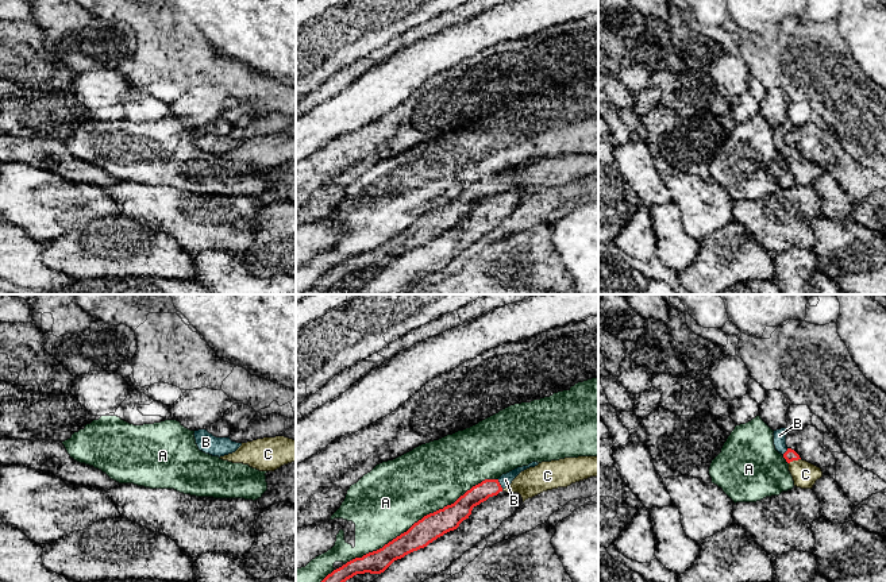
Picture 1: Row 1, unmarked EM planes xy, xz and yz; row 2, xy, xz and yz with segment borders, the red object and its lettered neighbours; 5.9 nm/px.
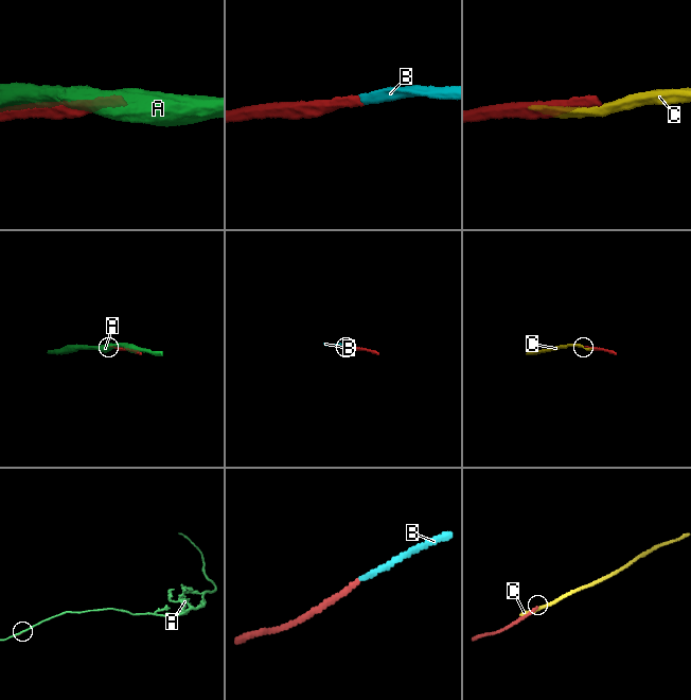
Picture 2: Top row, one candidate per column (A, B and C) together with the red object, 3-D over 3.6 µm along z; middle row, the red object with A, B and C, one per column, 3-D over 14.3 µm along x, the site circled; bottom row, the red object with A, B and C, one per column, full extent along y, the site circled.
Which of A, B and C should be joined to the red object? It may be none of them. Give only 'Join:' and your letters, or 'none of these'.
Join: B

